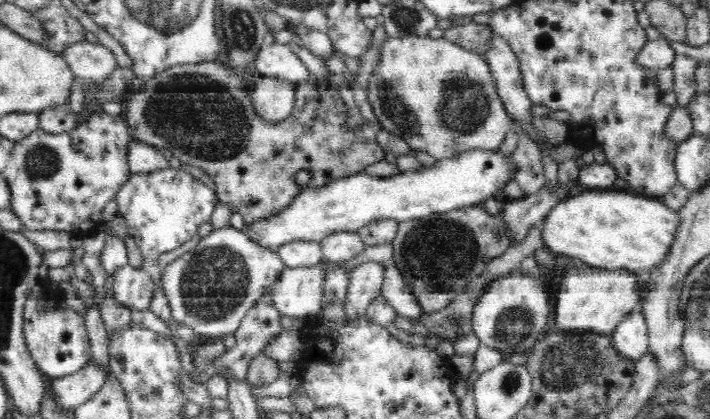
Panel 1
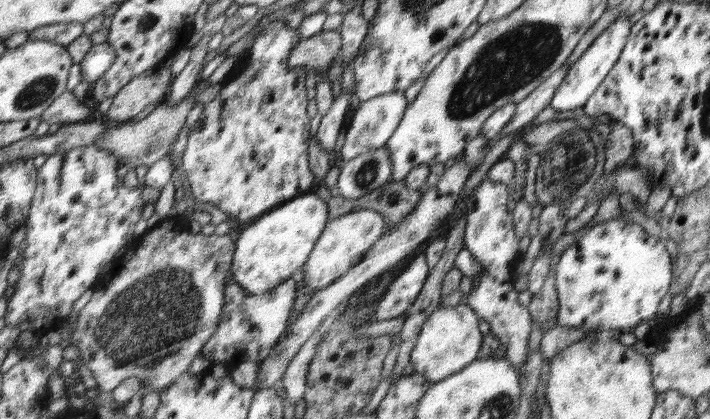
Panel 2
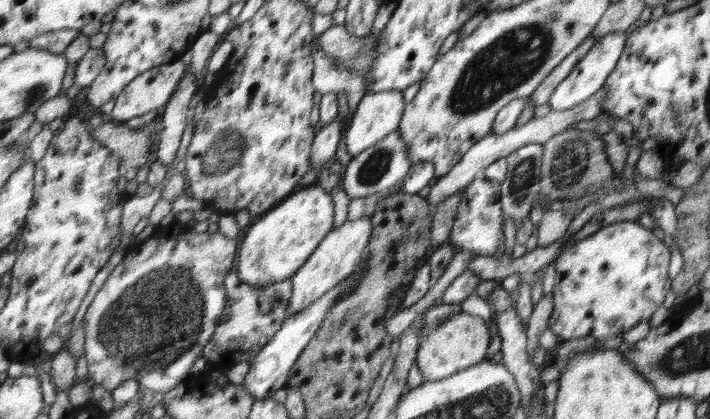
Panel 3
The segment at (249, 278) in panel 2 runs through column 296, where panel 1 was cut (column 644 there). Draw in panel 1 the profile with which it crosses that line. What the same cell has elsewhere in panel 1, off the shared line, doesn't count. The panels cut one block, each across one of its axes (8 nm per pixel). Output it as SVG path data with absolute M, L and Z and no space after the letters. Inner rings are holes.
M614 188L604 190L574 190L560 202L557 202L541 222L541 238L548 249L558 255L579 258L592 267L638 273L642 277L655 266L662 265L663 260L670 253L678 233L679 218L677 211L668 208L661 200L644 198L642 195L632 194Z

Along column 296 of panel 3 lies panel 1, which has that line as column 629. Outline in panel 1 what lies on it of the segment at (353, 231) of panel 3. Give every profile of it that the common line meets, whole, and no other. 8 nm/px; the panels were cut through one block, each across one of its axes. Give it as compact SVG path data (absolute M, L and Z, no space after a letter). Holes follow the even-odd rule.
M590 267L584 270L571 270L560 281L558 300L556 300L556 324L562 328L560 333L583 336L584 333L610 335L616 325L631 312L642 311L642 303L637 292L637 284L643 277L638 273L625 272L624 269L608 270Z

